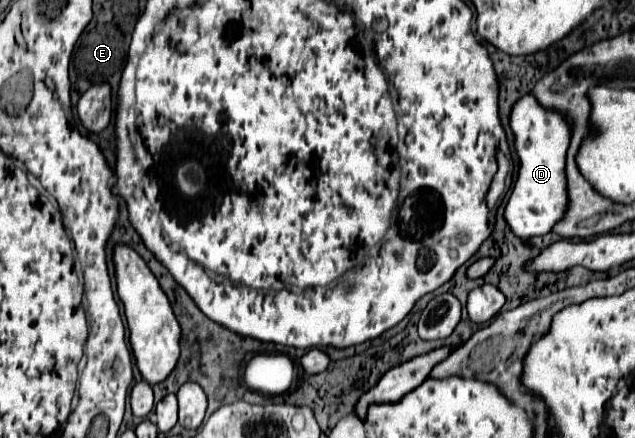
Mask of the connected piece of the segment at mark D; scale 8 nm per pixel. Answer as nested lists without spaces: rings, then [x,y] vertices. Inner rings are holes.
[[[531,94],[519,98],[511,108],[509,126],[515,134],[515,152],[519,158],[519,172],[513,184],[509,202],[505,206],[505,222],[519,238],[531,238],[547,234],[553,224],[567,210],[565,190],[565,152],[569,148],[571,130],[563,120],[563,114],[545,110],[535,102]]]

